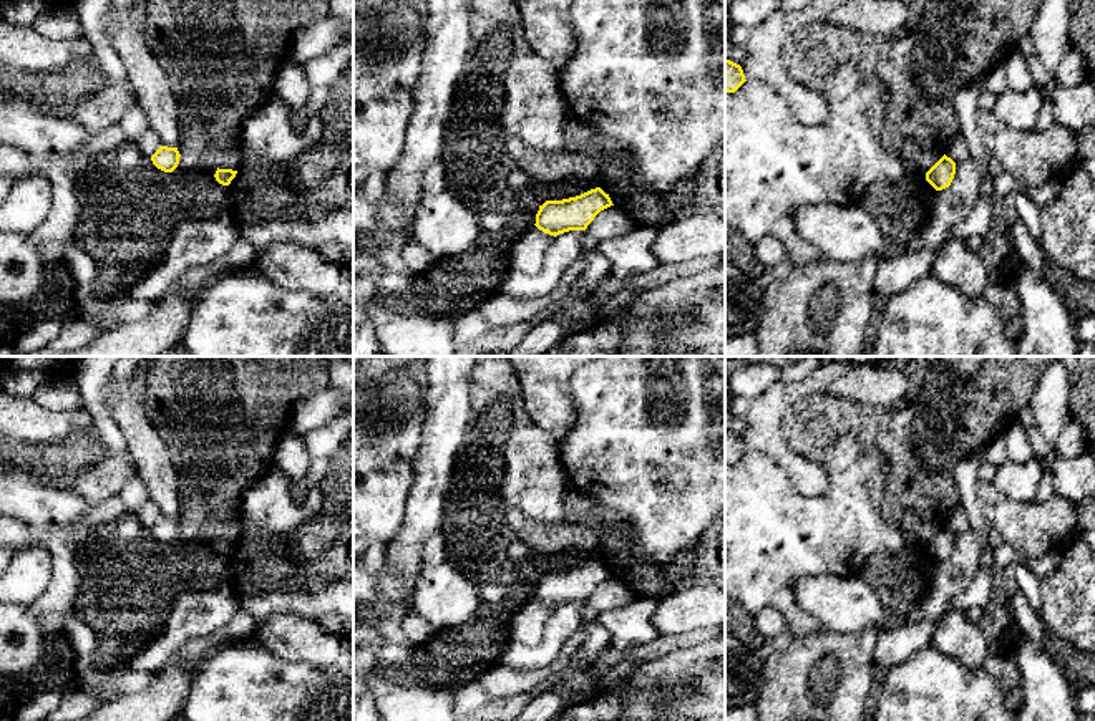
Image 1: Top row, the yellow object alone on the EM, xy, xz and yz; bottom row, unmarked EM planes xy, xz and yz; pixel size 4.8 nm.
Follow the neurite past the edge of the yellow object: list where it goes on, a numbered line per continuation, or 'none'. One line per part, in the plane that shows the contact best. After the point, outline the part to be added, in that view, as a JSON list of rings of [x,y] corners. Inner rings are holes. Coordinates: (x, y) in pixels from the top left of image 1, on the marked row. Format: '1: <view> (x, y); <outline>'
none

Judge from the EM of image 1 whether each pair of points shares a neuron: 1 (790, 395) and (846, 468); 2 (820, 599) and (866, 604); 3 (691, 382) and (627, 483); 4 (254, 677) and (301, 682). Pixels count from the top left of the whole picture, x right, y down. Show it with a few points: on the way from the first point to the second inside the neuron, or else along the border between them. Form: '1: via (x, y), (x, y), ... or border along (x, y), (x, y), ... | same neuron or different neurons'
1: border along (787, 473), (807, 496), (822, 496), (830, 486) | different neurons
2: via (832, 600), (855, 604) | same neuron
3: via (691, 406), (684, 425), (649, 458) | same neuron
4: via (266, 683), (289, 683) | same neuron

